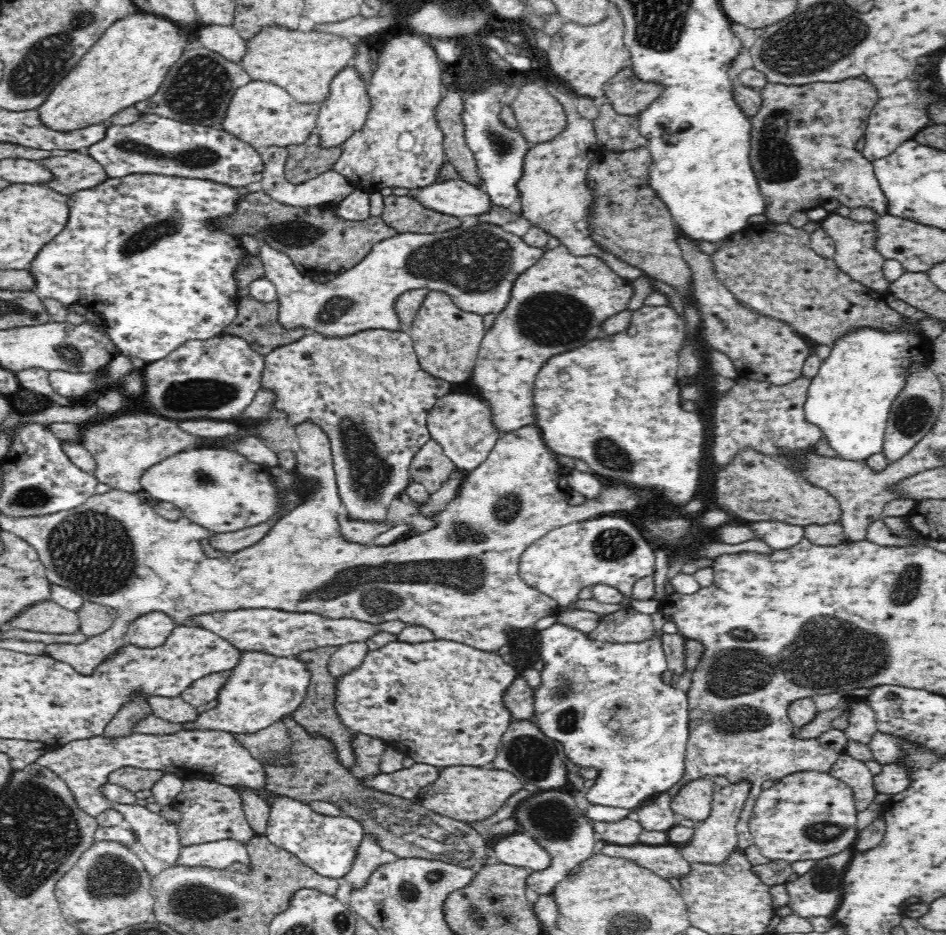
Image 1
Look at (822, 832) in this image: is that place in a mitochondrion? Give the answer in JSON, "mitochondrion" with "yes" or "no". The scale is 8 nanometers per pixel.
{"mitochondrion":"yes"}

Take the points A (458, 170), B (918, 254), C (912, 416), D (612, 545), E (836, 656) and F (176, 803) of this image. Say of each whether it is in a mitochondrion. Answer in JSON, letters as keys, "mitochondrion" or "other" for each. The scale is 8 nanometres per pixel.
{"A":"other","B":"other","C":"mitochondrion","D":"mitochondrion","E":"mitochondrion","F":"other"}

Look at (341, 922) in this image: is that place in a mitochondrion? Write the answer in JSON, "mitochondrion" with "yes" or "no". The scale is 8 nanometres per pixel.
{"mitochondrion":"yes"}

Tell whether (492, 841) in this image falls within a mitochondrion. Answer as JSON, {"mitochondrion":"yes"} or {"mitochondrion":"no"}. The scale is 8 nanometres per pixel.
{"mitochondrion":"no"}

